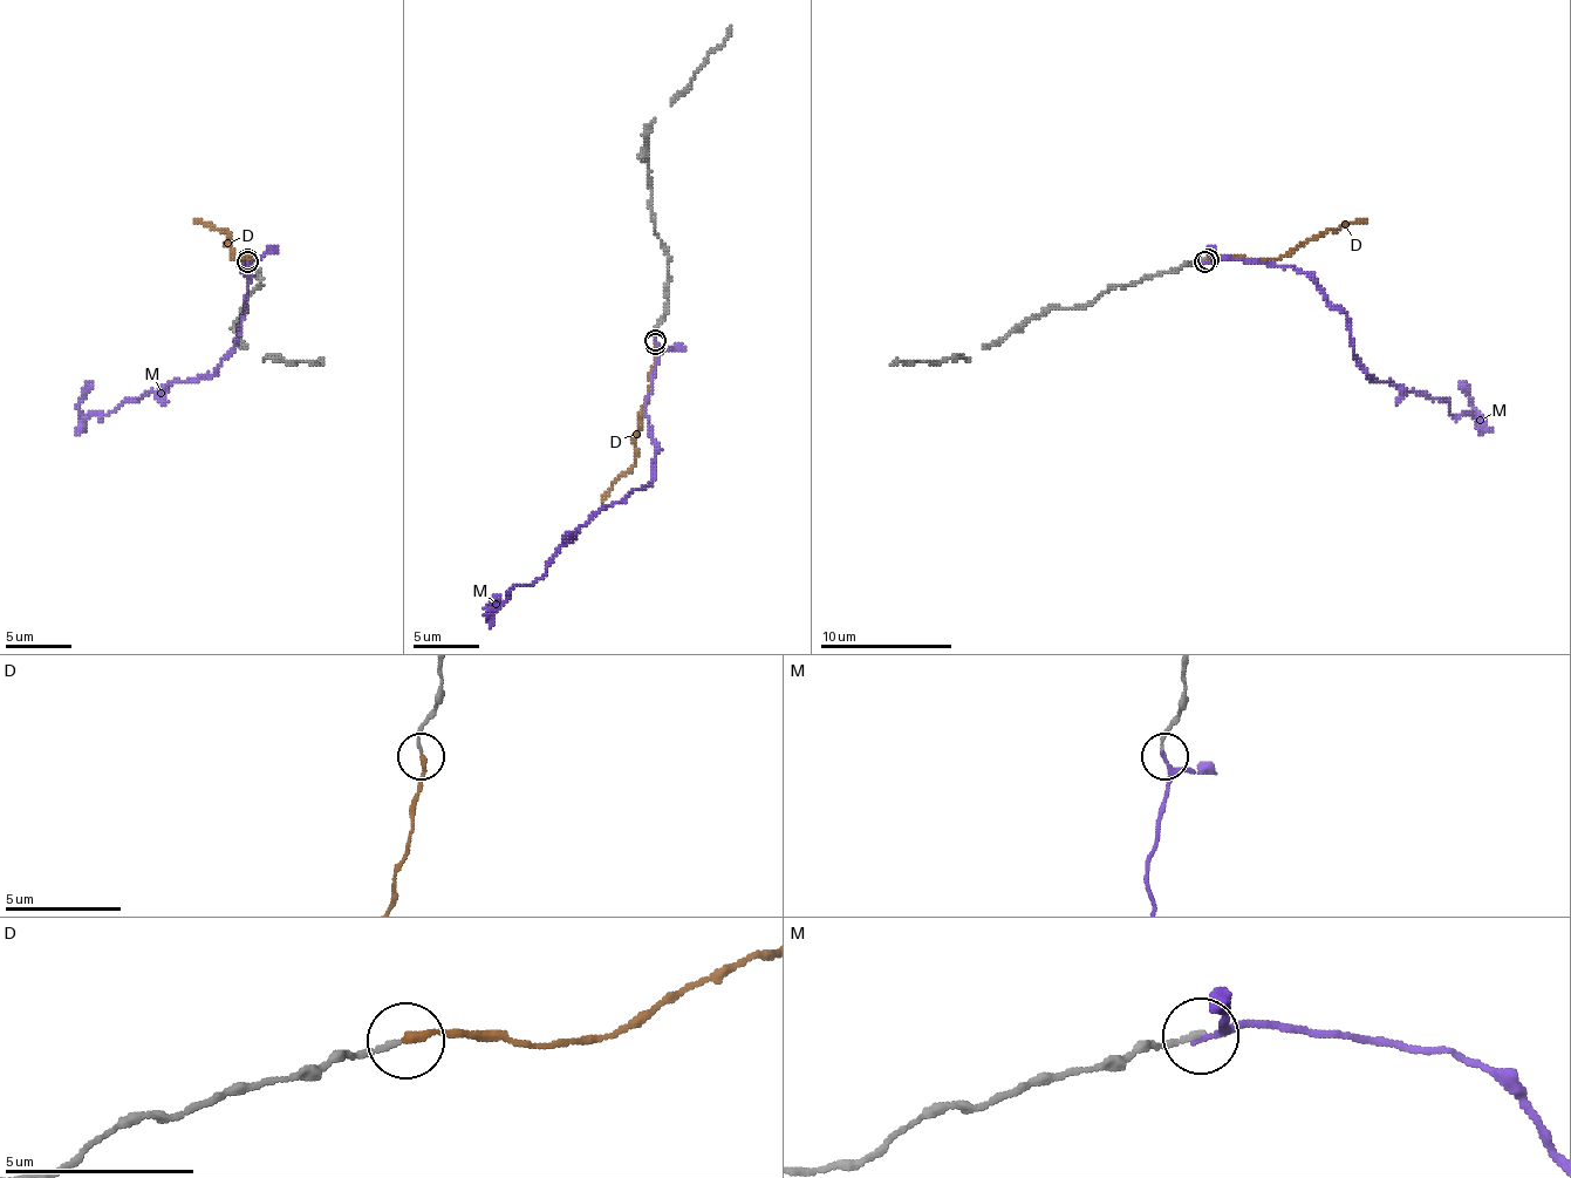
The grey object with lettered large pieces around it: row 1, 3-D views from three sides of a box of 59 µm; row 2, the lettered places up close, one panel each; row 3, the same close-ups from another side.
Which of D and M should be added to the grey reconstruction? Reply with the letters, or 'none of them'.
D

